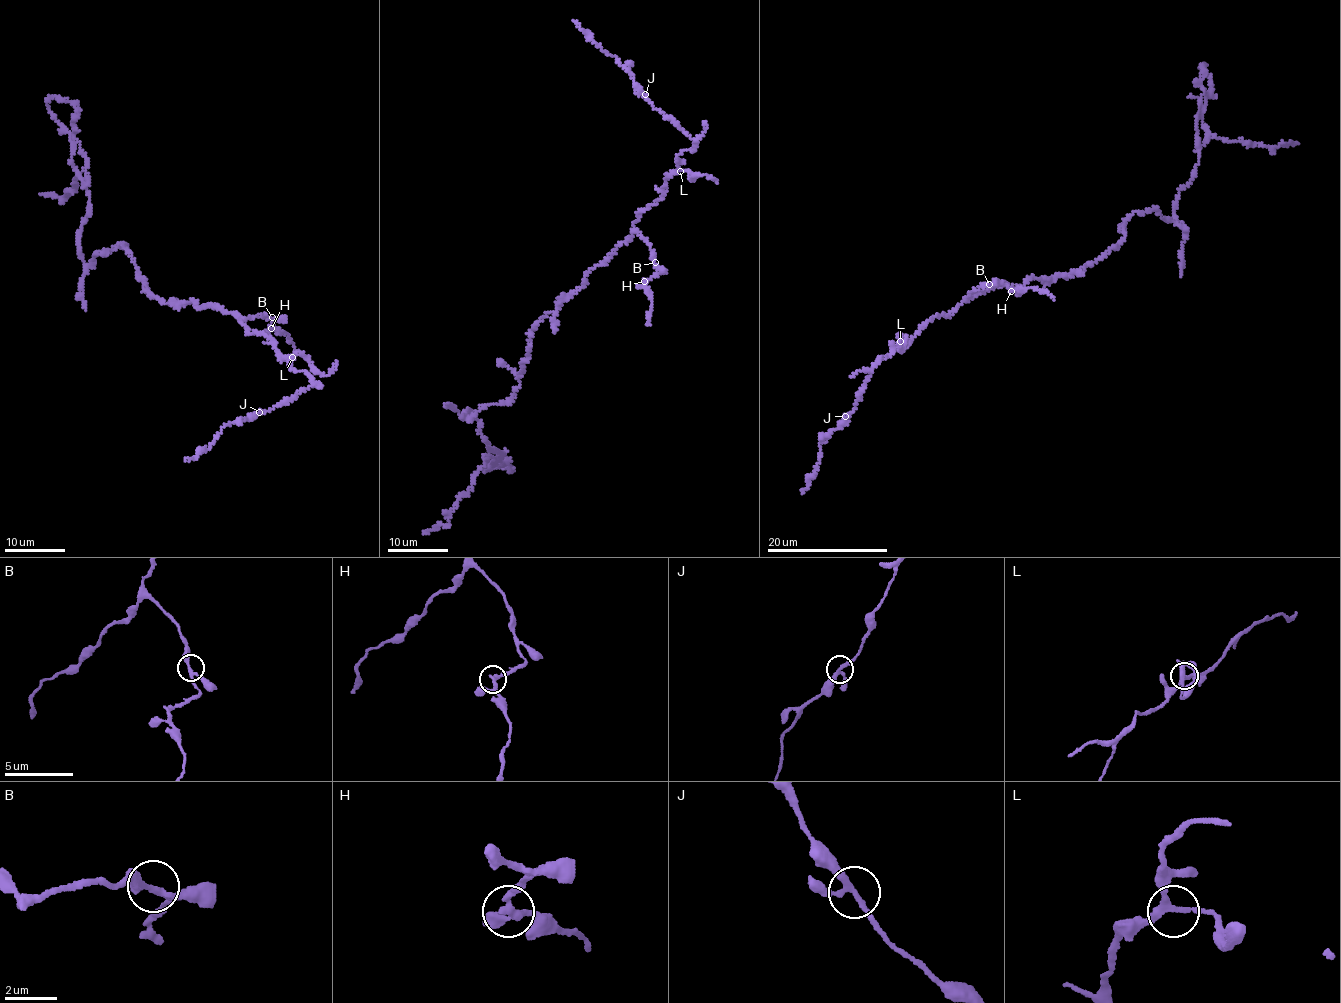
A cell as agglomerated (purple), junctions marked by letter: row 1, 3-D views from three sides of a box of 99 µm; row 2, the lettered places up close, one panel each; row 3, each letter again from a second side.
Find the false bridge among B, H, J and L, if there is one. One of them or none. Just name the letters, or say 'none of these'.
none of these

